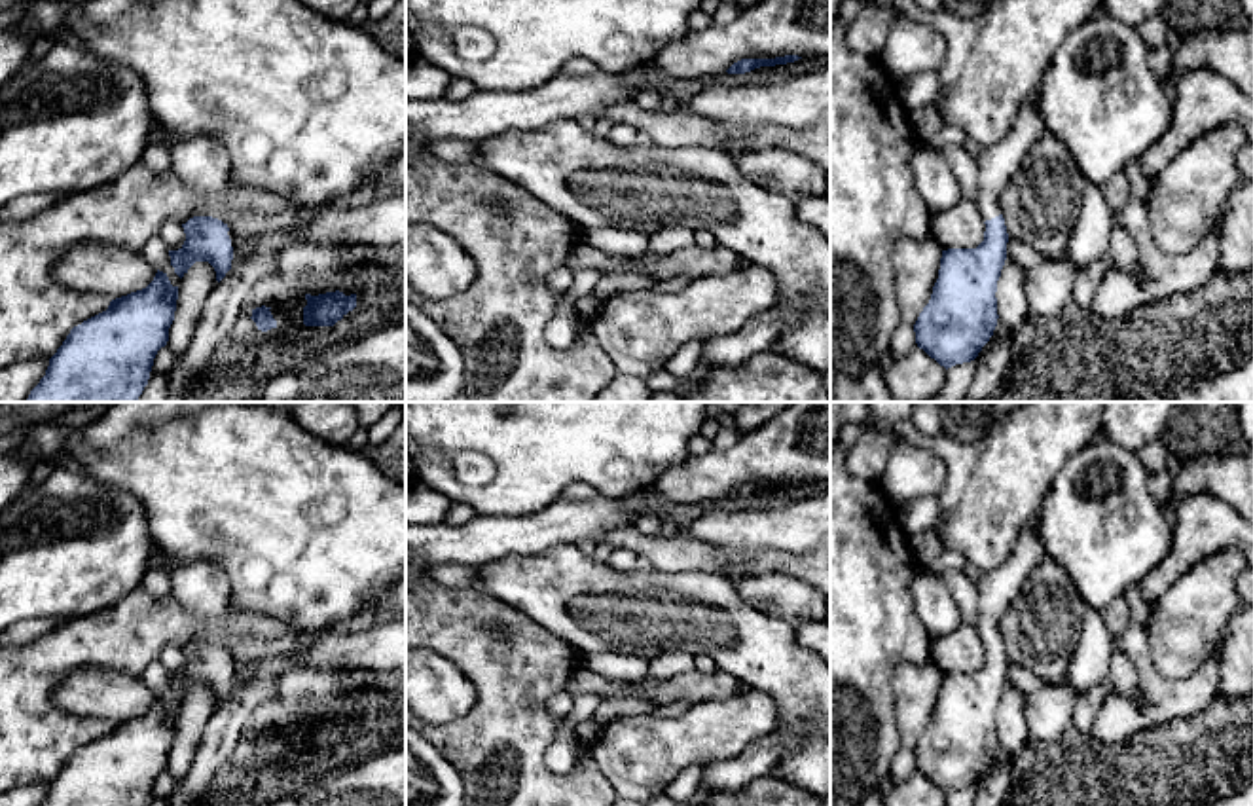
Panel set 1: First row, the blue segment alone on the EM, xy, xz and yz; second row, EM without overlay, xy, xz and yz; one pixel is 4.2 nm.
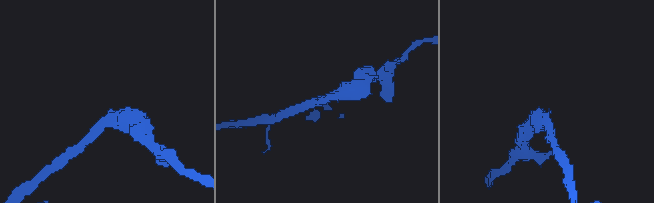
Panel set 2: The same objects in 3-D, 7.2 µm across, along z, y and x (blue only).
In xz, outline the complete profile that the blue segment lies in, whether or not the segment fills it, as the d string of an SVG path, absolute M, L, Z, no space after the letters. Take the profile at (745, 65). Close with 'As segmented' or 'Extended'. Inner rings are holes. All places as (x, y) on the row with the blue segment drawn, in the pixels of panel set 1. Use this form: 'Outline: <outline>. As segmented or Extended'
Outline: M785 55L785 57L775 57L775 59L741 59L741 61L734 63L726 72L728 74L745 74L745 72L751 72L760 66L787 64L787 63L794 63L798 59L802 59L802 57Z. As segmented

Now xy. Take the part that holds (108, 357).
Outline: M159 269L146 288L112 300L106 311L70 330L25 402L136 402L157 351L169 341L176 300L178 286Z. As segmented

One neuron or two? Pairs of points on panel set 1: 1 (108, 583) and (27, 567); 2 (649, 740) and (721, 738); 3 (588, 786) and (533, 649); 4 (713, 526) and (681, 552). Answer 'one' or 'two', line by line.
1: one
2: one
3: one
4: two

